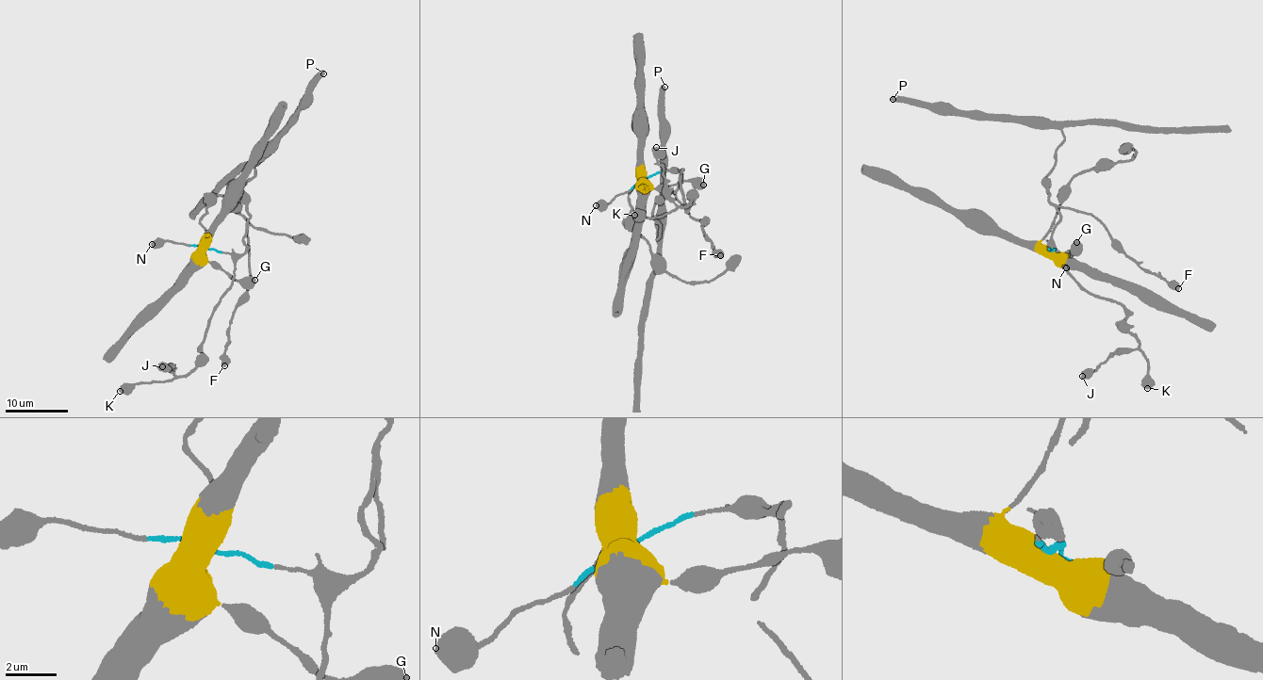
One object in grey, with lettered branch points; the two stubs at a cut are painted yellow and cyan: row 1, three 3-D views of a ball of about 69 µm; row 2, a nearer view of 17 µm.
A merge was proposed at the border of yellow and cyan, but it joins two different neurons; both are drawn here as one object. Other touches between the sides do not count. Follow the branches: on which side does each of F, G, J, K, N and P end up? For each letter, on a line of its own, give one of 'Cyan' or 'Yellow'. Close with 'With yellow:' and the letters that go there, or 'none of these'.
F: Cyan
G: Yellow
J: Cyan
K: Cyan
N: Cyan
P: Cyan
With yellow: G

